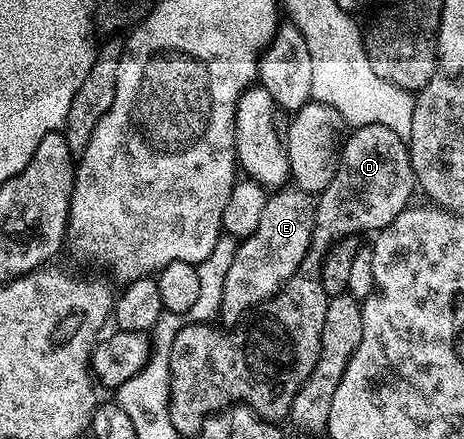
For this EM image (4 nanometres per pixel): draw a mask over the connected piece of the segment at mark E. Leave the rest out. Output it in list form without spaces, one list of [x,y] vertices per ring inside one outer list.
[[[280,189],[269,194],[258,229],[254,229],[254,233],[243,240],[233,253],[222,288],[219,314],[225,324],[239,324],[249,312],[275,295],[286,279],[300,271],[308,247],[312,244],[314,203],[308,193],[288,190]]]

